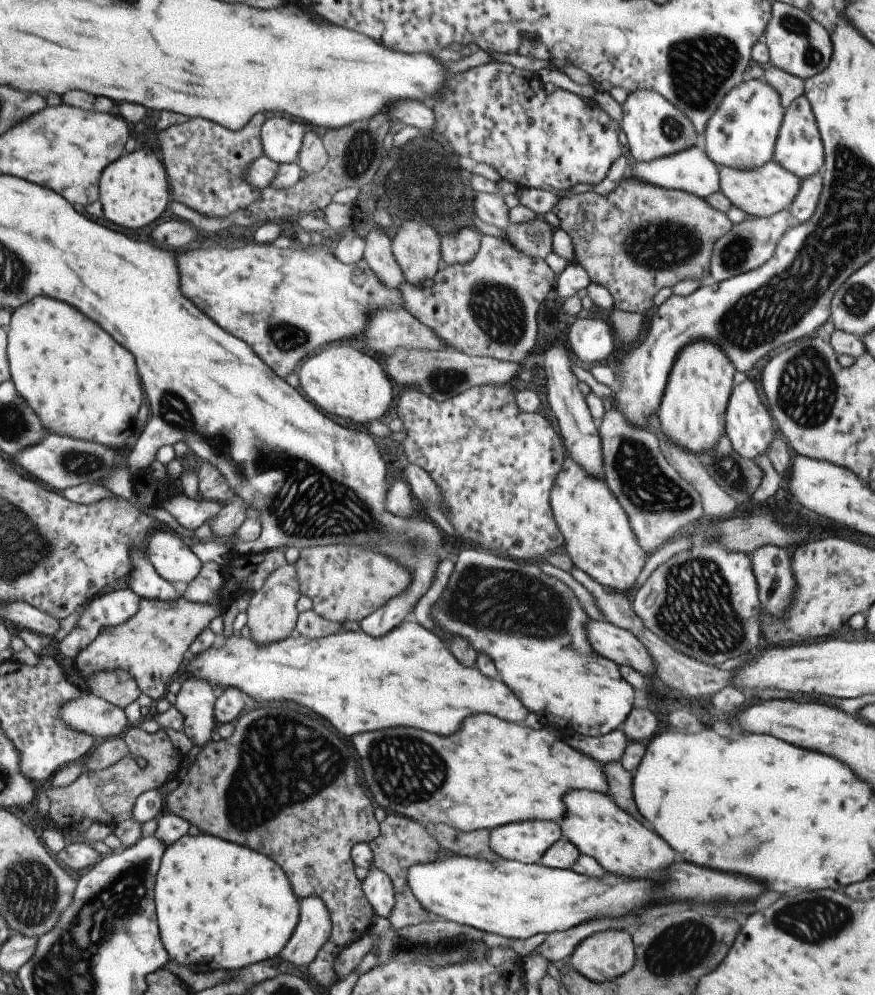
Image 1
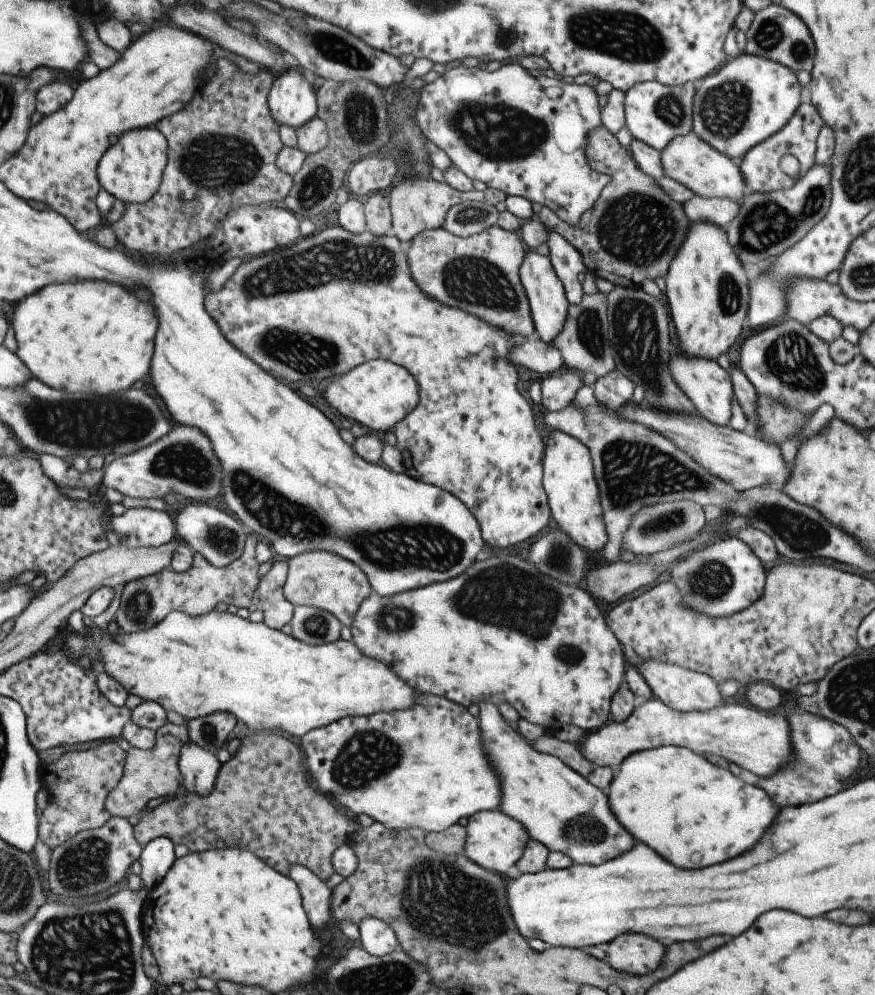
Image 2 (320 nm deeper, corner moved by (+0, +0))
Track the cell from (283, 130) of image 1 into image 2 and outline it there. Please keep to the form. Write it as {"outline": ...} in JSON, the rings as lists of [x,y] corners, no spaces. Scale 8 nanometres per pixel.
{"outline":[[[300,65],[275,75],[268,90],[267,106],[278,126],[294,129],[316,115],[316,93]]]}

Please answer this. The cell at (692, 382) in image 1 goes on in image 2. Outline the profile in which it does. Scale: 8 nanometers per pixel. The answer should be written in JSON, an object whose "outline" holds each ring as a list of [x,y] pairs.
{"outline":[[[693,221],[689,223],[687,232],[681,244],[674,252],[673,258],[664,274],[665,298],[669,306],[669,316],[673,322],[673,328],[679,338],[677,351],[688,357],[706,358],[715,360],[719,354],[737,342],[743,318],[746,316],[748,307],[748,286],[749,277],[743,271],[743,265],[737,258],[736,252],[727,240],[724,227],[712,224],[711,222]]]}

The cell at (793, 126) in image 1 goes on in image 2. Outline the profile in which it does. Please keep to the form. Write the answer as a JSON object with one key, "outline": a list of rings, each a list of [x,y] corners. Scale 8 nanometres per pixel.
{"outline":[[[801,102],[791,119],[772,136],[755,144],[737,161],[743,184],[751,190],[751,193],[769,193],[787,189],[794,186],[795,180],[789,178],[779,169],[779,161],[782,156],[792,156],[799,163],[798,177],[801,177],[814,164],[816,139],[824,125],[821,116],[809,102]]]}

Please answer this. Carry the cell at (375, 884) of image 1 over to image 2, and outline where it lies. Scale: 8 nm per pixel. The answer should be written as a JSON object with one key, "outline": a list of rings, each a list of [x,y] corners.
{"outline":[[[369,916],[361,919],[357,926],[361,948],[371,956],[382,957],[397,950],[394,932],[382,920]]]}

